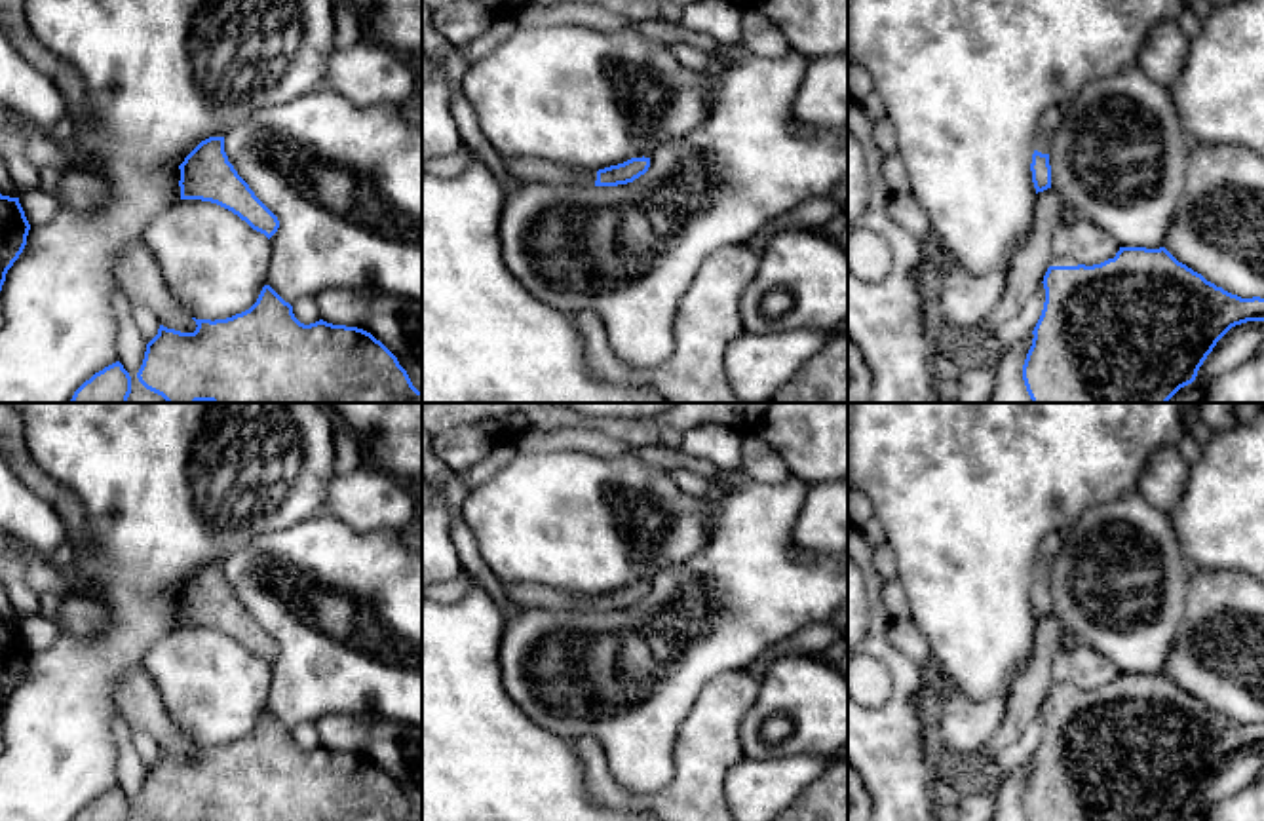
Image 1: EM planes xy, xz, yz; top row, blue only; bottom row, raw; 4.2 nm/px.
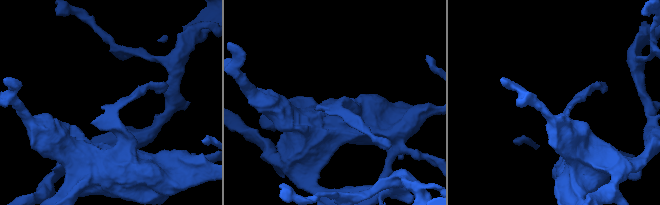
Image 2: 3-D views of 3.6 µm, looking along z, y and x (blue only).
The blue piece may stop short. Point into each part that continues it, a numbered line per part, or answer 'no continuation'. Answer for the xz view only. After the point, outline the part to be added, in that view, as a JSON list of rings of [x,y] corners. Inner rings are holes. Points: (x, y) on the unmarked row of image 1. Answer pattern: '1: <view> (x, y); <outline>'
1: xz (525, 595); [[[513,582],[506,585],[506,599],[517,604],[521,610],[542,608],[551,612],[584,612],[593,614],[597,606],[597,597],[585,597],[565,589],[555,589],[549,585]]]

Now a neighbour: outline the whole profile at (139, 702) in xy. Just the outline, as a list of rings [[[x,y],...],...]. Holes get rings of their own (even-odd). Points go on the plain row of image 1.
[[[143,665],[131,669],[118,686],[118,711],[131,732],[148,732],[160,751],[181,758],[196,756],[196,747],[169,724],[156,682]]]

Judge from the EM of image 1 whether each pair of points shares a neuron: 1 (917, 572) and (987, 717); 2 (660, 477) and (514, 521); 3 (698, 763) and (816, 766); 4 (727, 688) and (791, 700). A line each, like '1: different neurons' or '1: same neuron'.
1: different neurons
2: same neuron
3: different neurons
4: different neurons

